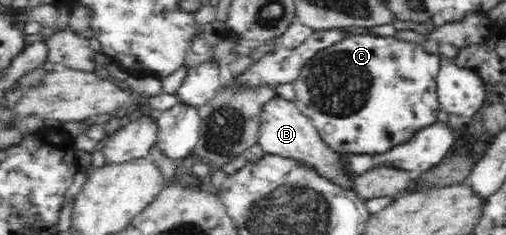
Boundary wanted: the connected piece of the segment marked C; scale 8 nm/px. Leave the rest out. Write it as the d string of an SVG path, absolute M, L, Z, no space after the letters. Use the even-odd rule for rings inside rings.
M351 33L338 40L334 45L325 47L316 52L300 70L299 76L292 82L292 87L295 91L294 101L301 113L310 118L313 126L317 129L323 142L326 143L332 151L338 154L346 152L383 152L389 150L394 144L405 142L409 140L417 131L422 128L430 127L438 122L438 113L440 105L438 104L437 95L435 92L436 76L440 69L439 56L428 53L424 50L421 43L416 41L408 42L396 38L396 36L380 36L375 34L370 35L353 35Z

